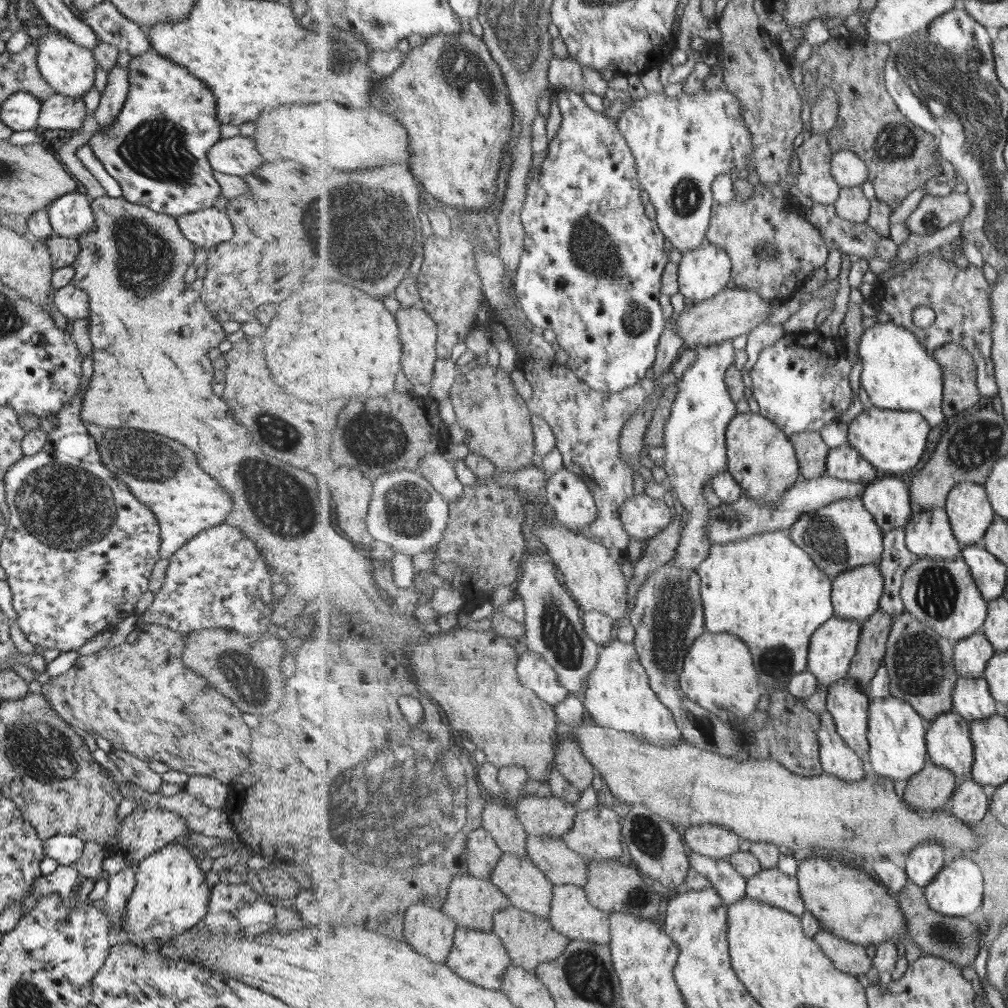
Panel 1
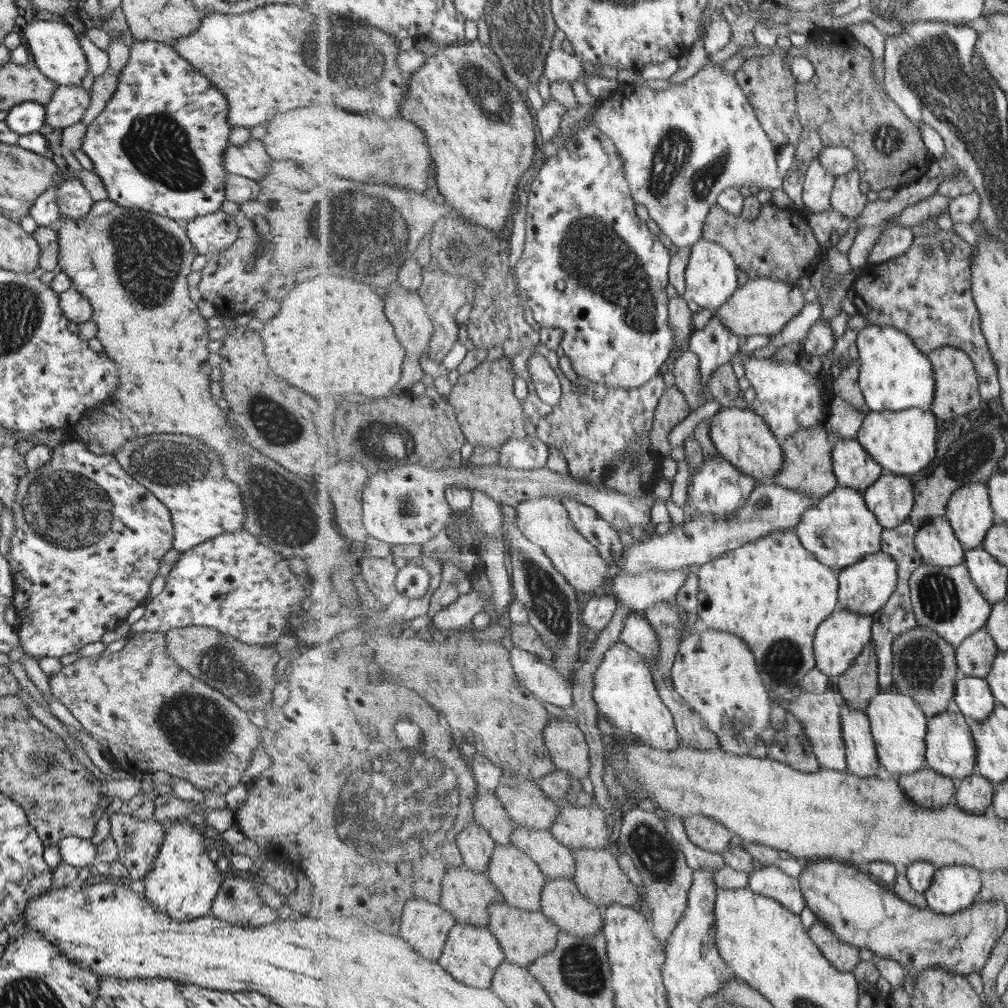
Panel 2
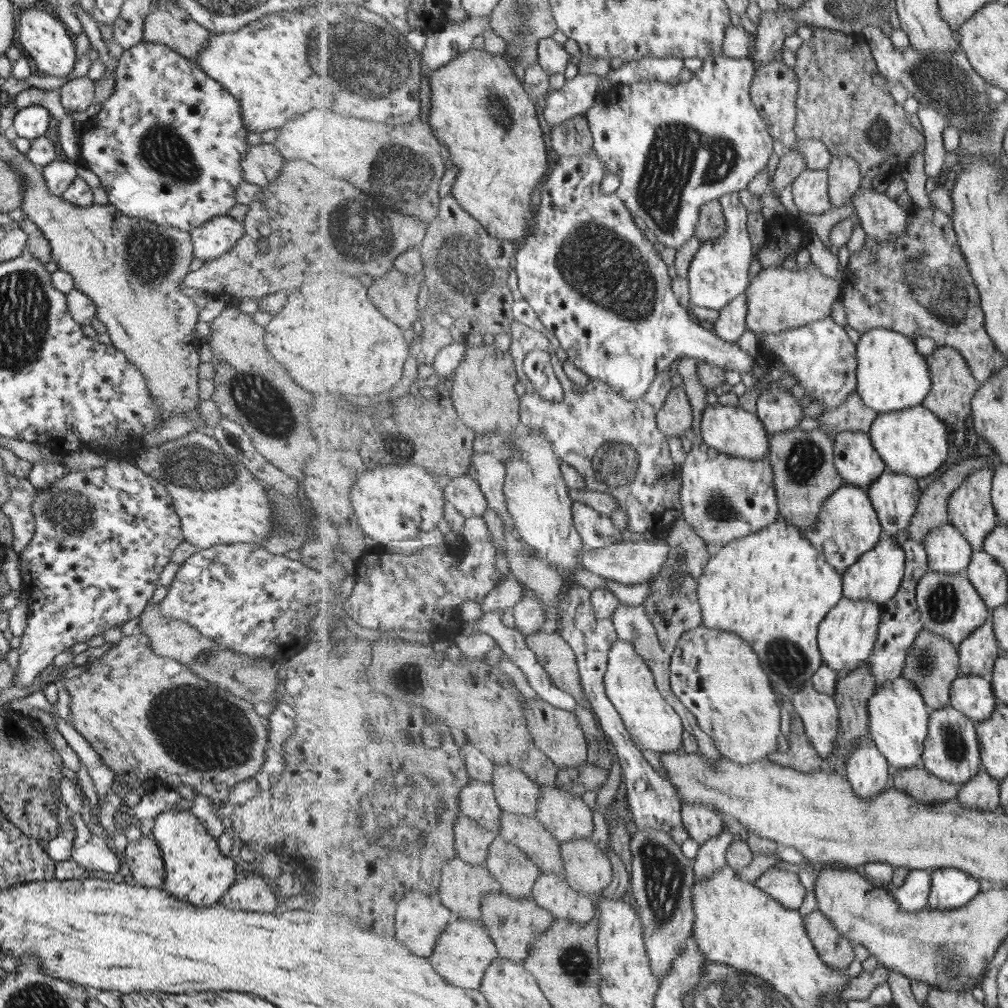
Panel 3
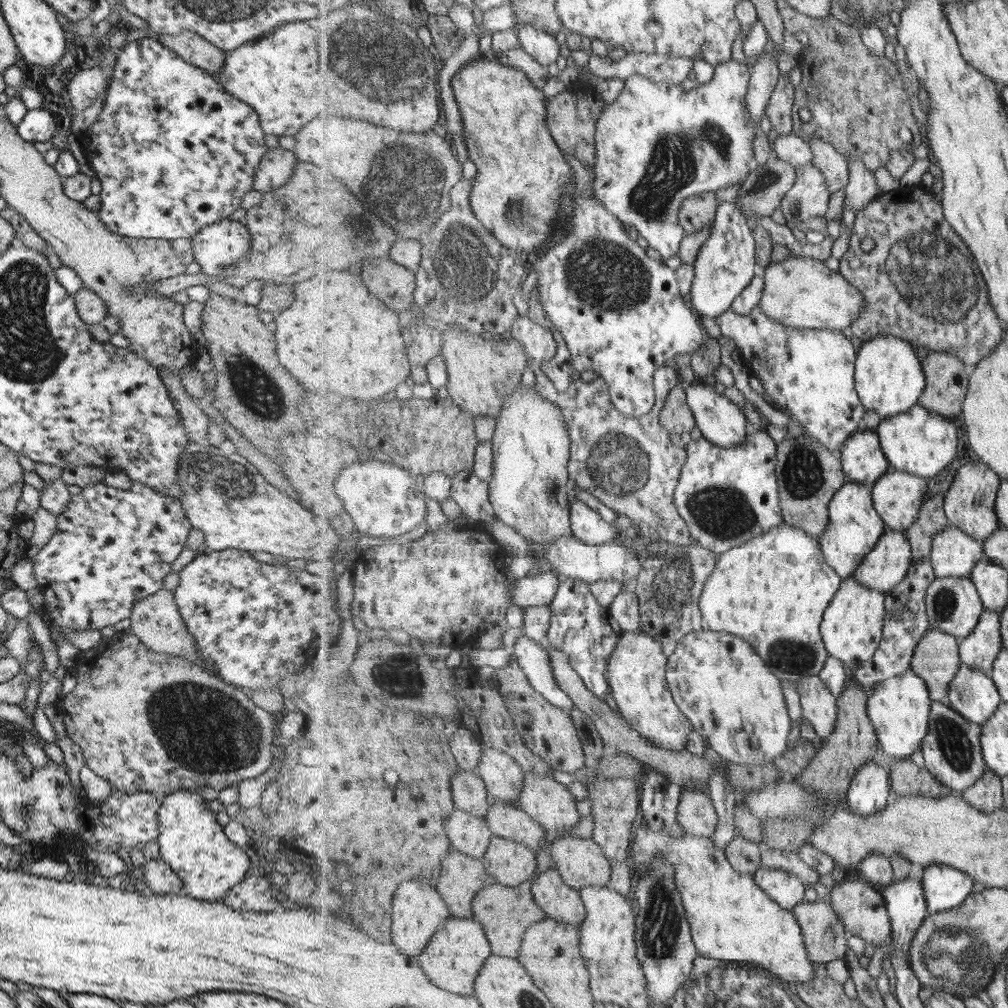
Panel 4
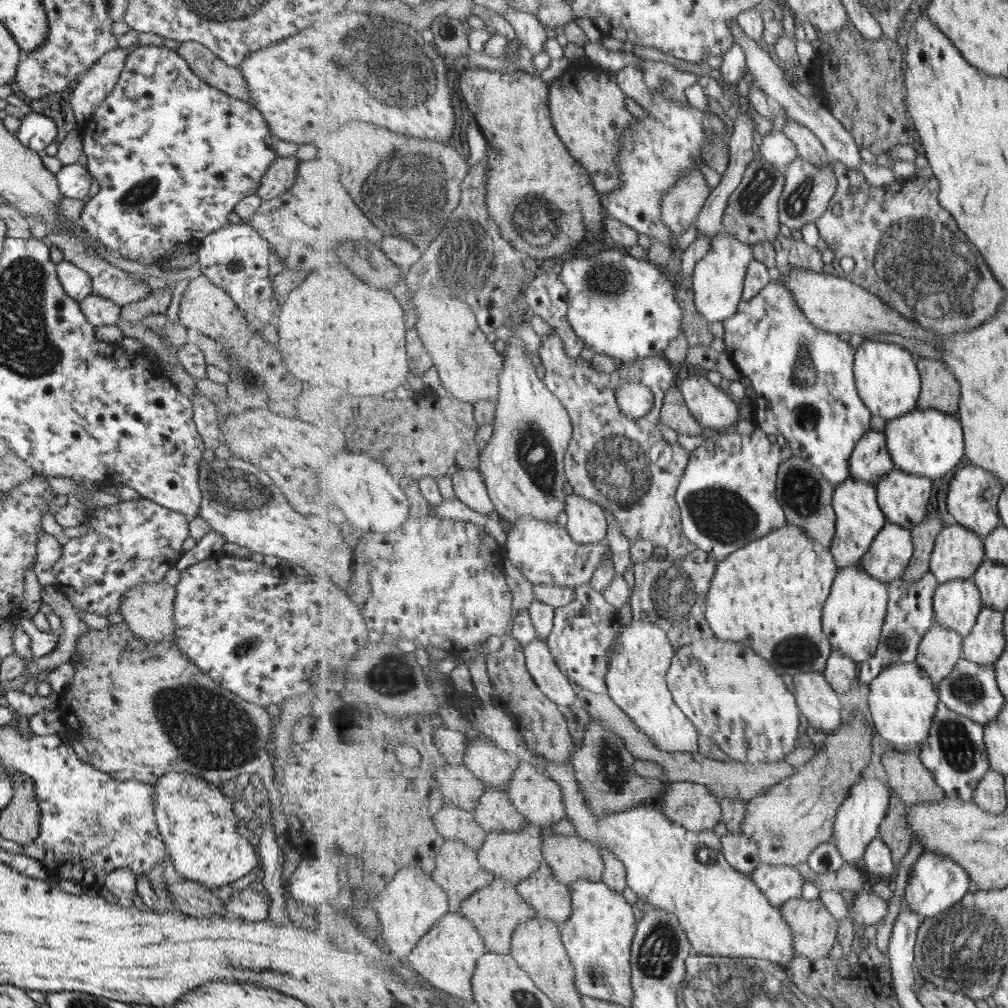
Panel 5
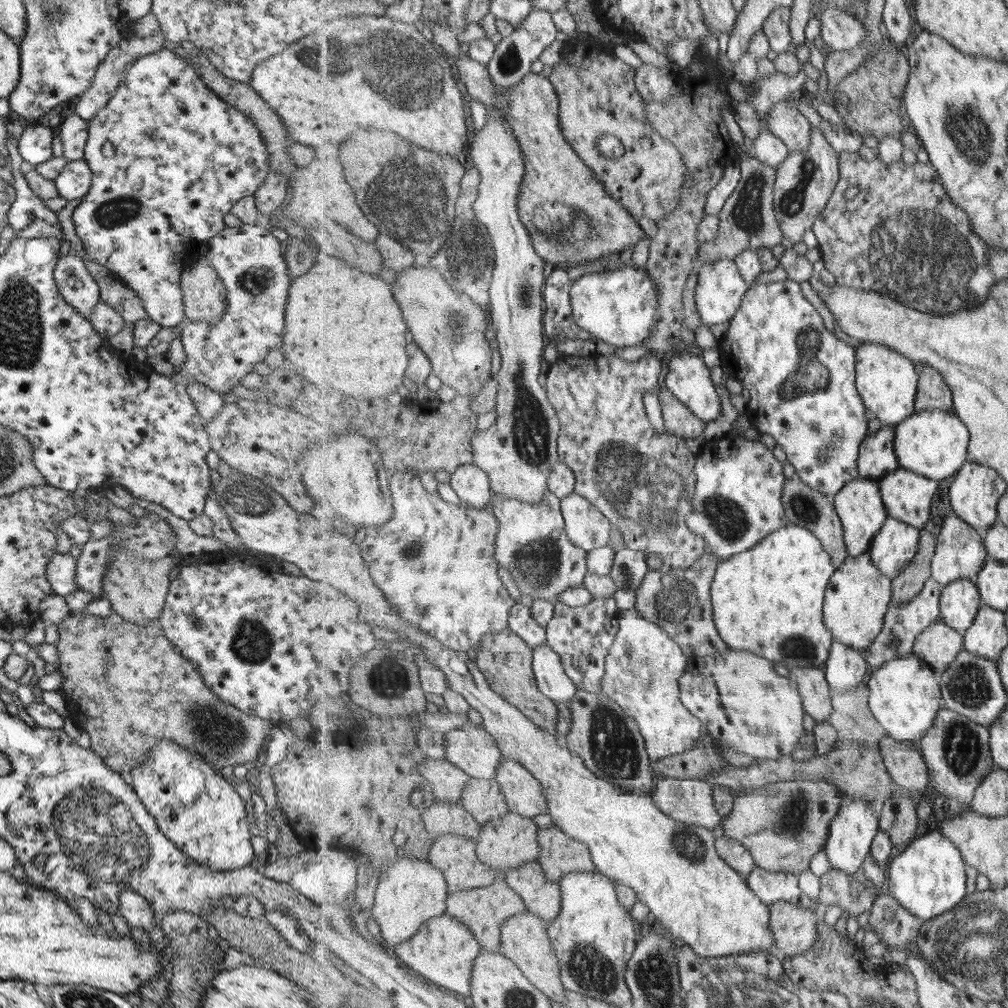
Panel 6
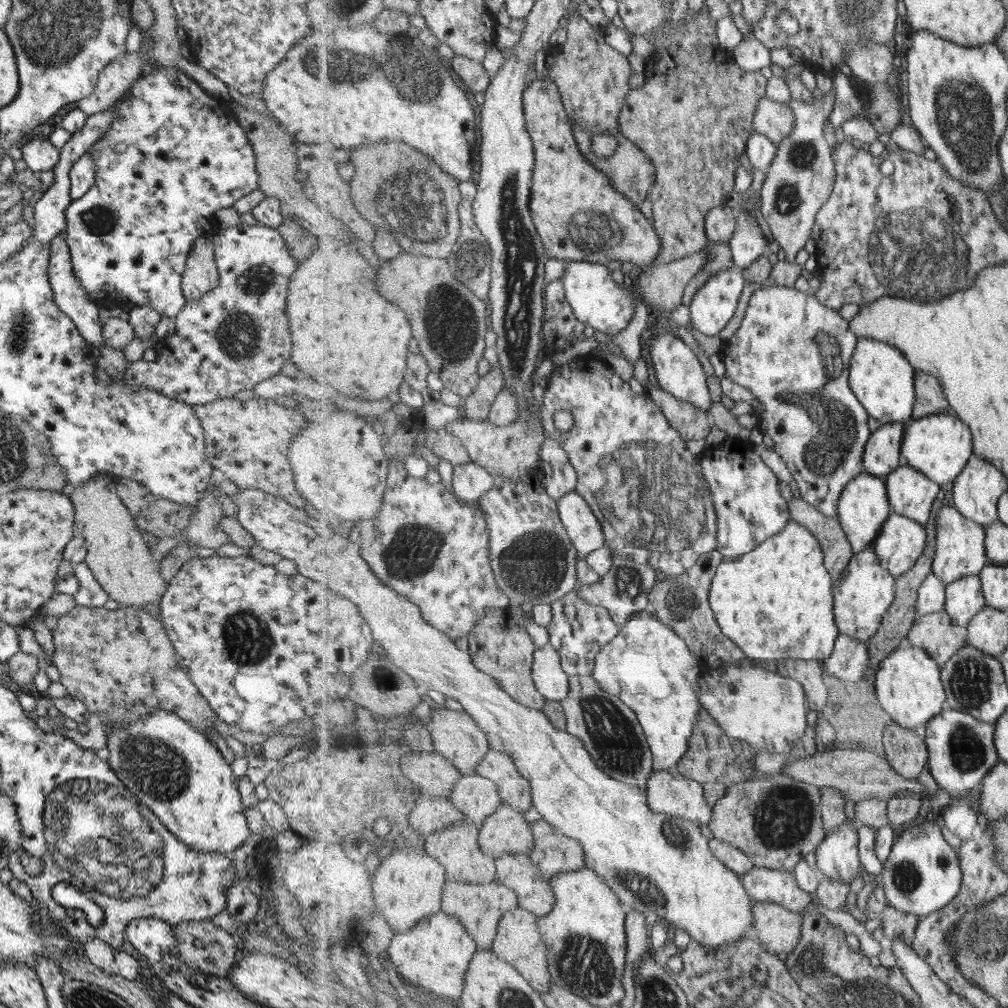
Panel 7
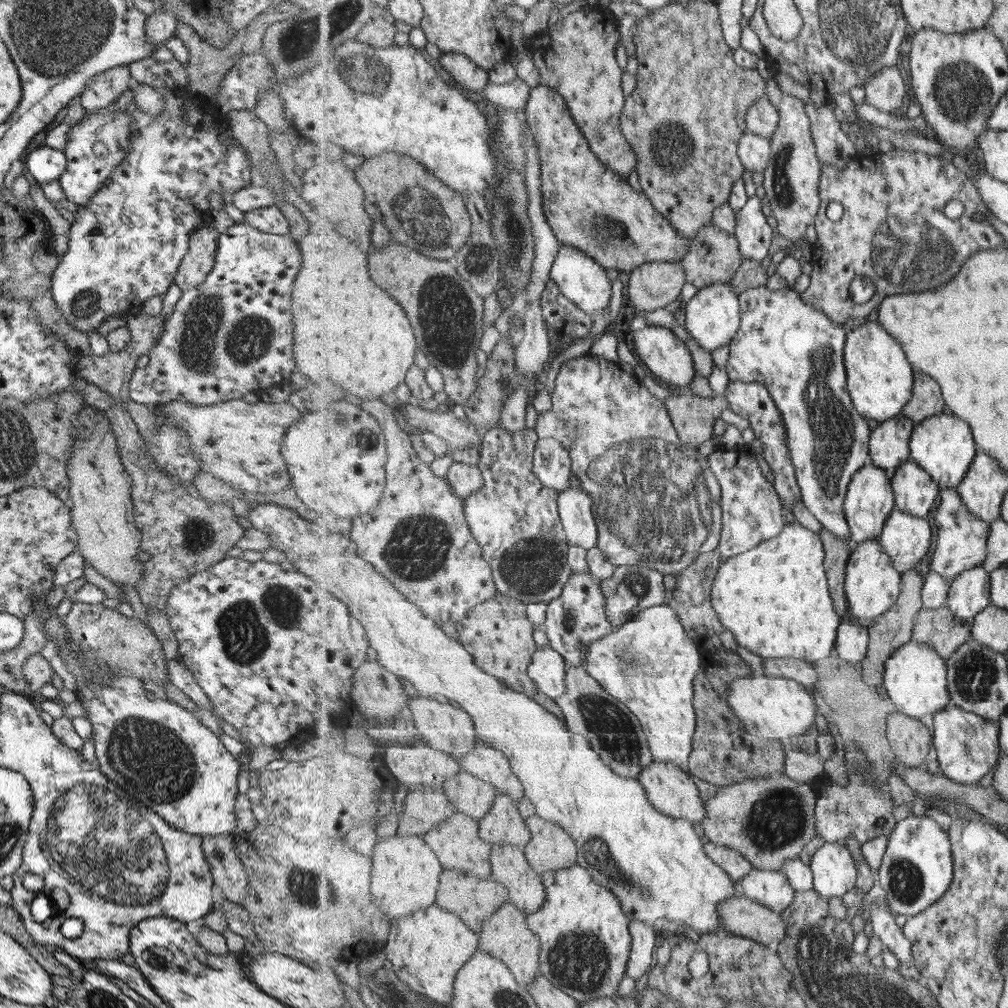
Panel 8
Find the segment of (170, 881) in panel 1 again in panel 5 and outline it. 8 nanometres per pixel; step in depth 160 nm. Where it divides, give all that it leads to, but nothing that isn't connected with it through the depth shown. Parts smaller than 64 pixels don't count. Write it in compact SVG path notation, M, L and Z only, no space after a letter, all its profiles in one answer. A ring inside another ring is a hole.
M167 771L157 778L157 782L152 786L152 795L155 795L152 806L154 822L165 846L165 856L185 880L201 883L214 891L255 869L258 863L254 850L248 838L237 833L240 821L233 814L232 804L227 802L227 797L223 796L220 787L211 786L193 774Z

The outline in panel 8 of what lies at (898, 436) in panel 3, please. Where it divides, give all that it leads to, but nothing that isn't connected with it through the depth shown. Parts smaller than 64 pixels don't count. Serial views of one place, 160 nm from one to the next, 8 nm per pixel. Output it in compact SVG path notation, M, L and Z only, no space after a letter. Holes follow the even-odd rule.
M955 414L934 415L923 422L916 423L909 444L910 460L927 470L941 489L957 487L961 484L974 458L979 454L970 423Z

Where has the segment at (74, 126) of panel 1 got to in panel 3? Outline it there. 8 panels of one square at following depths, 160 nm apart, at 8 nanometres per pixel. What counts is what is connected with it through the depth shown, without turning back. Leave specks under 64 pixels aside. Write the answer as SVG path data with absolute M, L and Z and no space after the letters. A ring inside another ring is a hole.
M87 76L71 79L57 91L61 107L65 111L83 112L94 102L94 80Z

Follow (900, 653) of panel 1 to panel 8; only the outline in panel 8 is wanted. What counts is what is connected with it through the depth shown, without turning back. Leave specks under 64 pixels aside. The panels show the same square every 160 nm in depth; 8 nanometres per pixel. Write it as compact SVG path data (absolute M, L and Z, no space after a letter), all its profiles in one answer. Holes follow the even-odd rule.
M949 606L921 610L912 640L932 646L947 660L962 644L973 638L973 625L958 617Z

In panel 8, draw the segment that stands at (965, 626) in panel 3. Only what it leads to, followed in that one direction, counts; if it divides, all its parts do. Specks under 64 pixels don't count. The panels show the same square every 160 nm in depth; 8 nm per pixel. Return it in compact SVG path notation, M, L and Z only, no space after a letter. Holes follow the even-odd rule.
M975 567L959 574L951 580L947 606L969 623L993 604L989 580L990 572L986 568Z

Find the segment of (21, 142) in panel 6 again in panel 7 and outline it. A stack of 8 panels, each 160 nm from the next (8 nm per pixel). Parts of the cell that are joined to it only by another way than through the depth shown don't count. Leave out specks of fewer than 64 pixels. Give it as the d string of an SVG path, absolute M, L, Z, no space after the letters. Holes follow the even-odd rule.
M28 137L19 147L25 166L34 174L52 170L59 158L60 149L55 148L48 139Z

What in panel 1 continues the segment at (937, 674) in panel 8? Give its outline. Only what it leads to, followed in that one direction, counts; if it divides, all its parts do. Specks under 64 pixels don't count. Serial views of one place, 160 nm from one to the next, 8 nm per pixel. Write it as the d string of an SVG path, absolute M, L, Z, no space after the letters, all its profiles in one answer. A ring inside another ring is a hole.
M891 695L872 698L870 703L870 758L874 772L893 780L909 780L921 773L929 761L926 739L928 723L905 699Z

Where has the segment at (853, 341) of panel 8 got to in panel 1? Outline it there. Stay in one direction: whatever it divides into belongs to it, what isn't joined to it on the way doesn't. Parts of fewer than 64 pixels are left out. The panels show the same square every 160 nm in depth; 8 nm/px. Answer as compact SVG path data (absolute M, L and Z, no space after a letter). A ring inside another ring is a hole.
M892 321L868 328L859 345L862 373L860 382L869 396L869 405L880 409L919 411L931 427L945 420L943 414L944 378L942 364L934 358L913 331Z

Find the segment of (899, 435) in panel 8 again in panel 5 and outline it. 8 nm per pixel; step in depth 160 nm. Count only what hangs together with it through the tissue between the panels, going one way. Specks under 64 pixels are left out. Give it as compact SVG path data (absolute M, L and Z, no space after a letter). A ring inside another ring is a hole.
M881 432L863 435L850 458L851 477L877 484L896 466L887 445L887 436Z

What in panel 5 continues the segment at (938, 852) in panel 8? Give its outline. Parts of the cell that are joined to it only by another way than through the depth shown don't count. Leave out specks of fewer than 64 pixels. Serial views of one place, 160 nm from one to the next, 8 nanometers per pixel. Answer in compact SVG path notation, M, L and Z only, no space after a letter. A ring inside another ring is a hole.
M924 852L912 866L907 886L904 888L904 900L917 915L924 918L935 917L939 912L959 904L966 897L970 879L970 874L955 860L943 854Z

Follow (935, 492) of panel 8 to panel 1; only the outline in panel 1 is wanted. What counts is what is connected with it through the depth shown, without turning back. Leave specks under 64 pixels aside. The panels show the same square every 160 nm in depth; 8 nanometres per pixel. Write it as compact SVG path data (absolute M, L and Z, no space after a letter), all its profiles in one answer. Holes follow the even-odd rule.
M883 475L873 481L865 489L862 499L884 532L905 527L914 514L911 512L910 488L893 476Z

